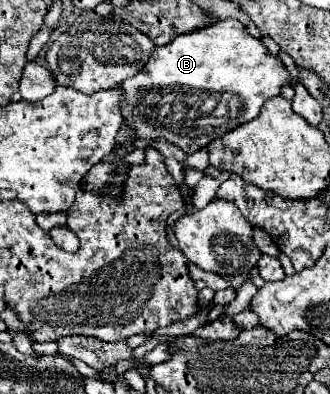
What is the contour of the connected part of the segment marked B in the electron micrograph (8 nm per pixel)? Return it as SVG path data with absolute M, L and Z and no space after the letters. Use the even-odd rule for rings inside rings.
M225 19L215 21L205 29L177 35L169 45L155 47L147 61L147 71L143 69L119 85L123 95L119 107L123 113L123 125L137 133L137 139L165 139L191 155L237 125L255 119L265 99L279 95L279 89L287 81L289 73L281 59L271 57L267 47L249 35L237 19Z

